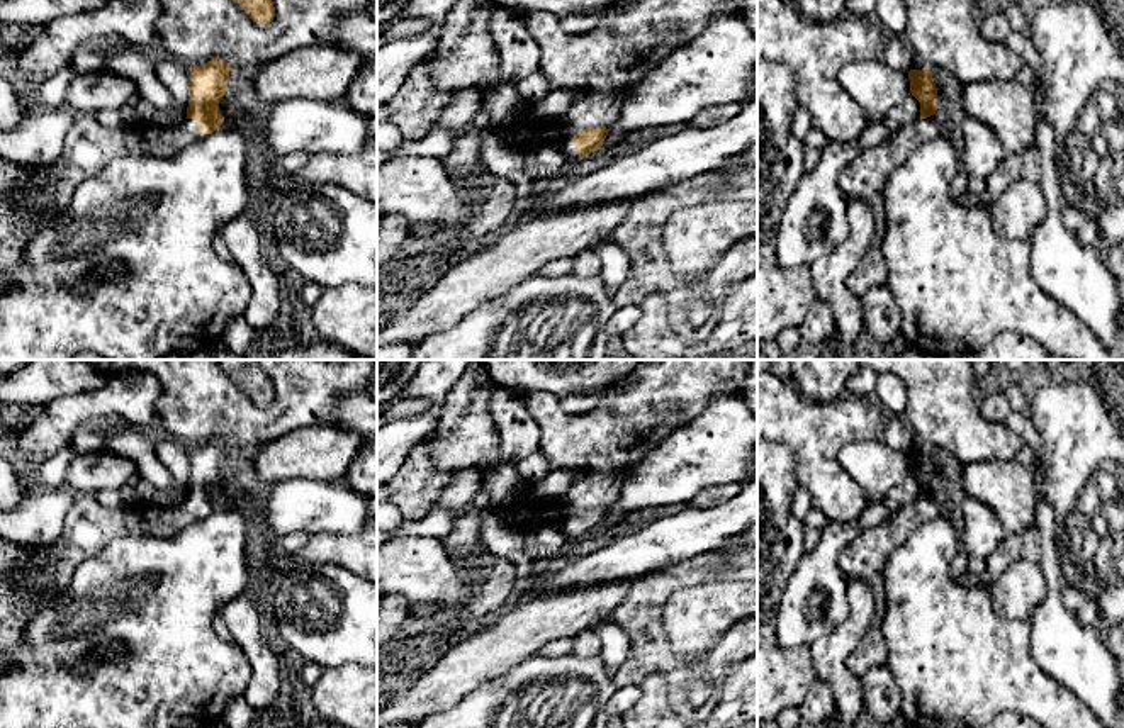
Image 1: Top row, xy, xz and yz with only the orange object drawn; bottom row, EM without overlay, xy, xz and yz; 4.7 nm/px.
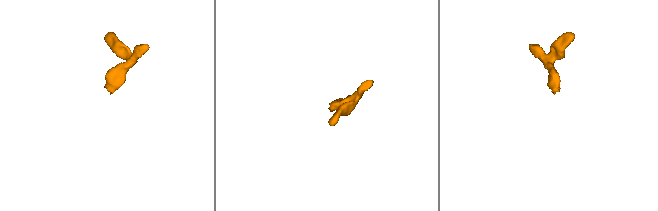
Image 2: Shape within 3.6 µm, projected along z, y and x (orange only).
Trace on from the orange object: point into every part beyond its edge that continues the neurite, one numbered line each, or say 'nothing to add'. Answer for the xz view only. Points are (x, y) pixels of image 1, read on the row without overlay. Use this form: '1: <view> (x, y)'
1: xz (550, 511)

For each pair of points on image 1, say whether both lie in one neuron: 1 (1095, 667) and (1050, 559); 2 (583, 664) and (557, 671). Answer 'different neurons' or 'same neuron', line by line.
1: same neuron
2: same neuron

